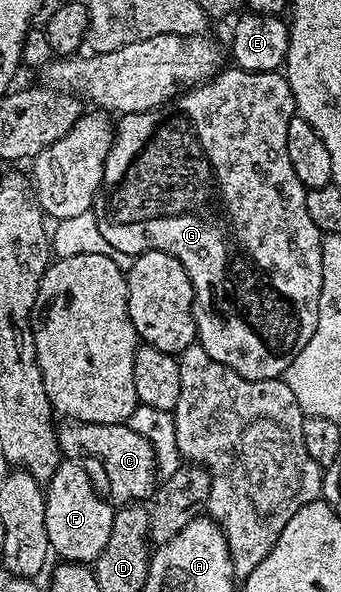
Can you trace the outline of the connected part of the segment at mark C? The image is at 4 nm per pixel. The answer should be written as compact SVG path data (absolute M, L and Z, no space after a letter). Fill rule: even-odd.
M68 420L59 427L58 433L61 455L72 456L75 455L72 454L75 450L81 450L82 453L93 454L98 461L104 462L104 474L108 477L109 491L107 490L107 493L117 503L140 504L155 495L158 489L156 453L145 438L138 436L138 432L134 432L132 426L122 422L90 424L89 422L79 423Z

